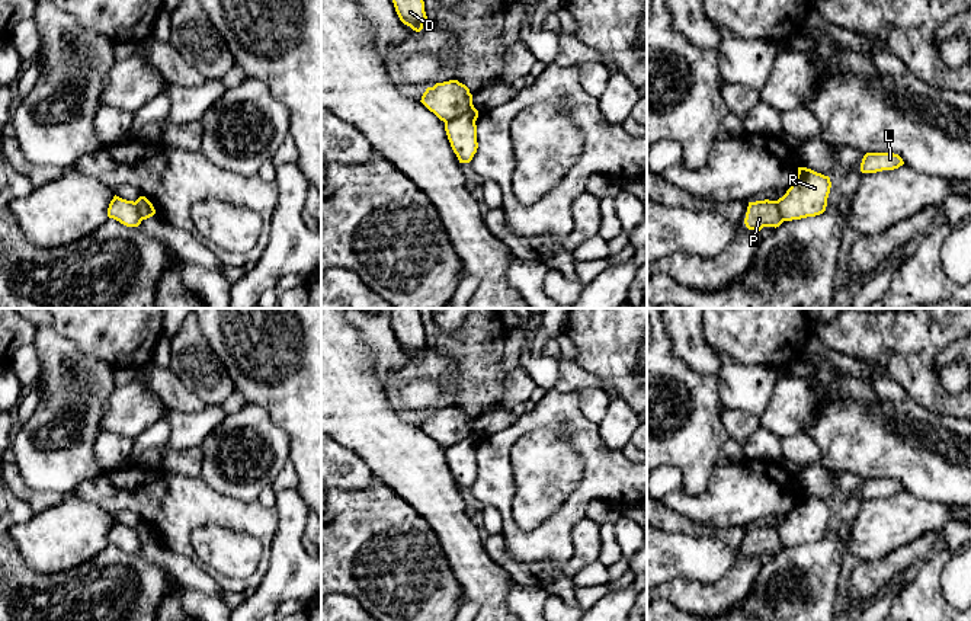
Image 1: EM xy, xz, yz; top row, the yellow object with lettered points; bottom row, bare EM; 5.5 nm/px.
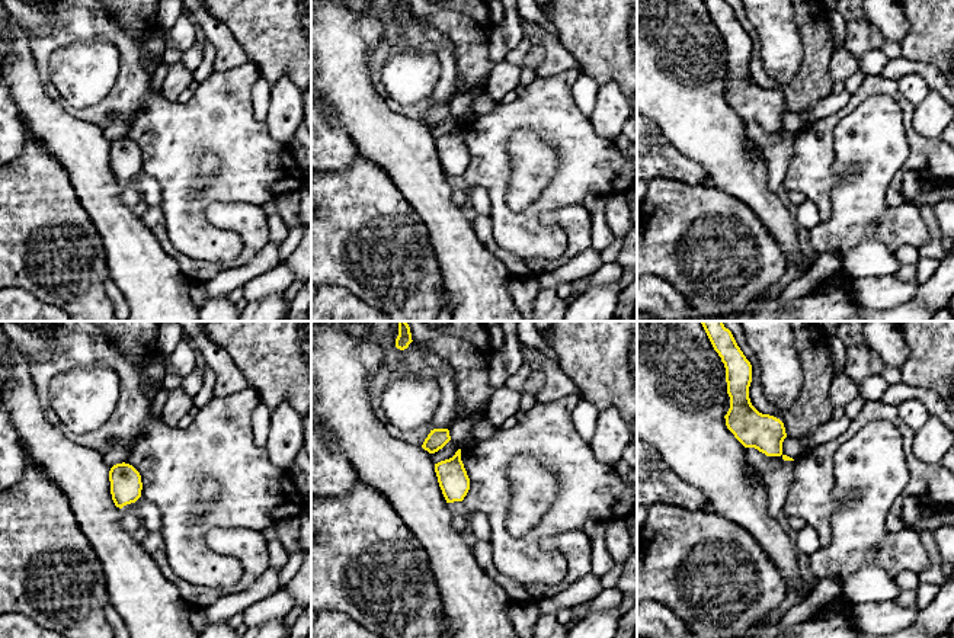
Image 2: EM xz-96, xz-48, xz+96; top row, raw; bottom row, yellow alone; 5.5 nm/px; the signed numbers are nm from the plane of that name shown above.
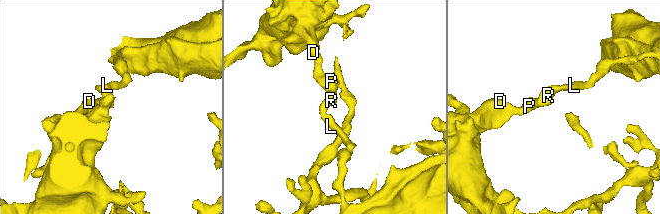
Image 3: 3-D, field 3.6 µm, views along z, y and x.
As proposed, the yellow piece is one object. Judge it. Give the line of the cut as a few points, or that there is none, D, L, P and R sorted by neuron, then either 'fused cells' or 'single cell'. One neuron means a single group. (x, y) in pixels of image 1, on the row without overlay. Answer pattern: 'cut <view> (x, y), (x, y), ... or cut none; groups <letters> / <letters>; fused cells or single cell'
cut xz (473, 432), (445, 450); groups D P / L R; fused cells

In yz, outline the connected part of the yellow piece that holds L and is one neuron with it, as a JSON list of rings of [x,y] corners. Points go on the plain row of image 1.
[[[866,478],[861,489],[861,497],[877,499],[882,496],[894,496],[903,490],[903,484],[894,478]]]

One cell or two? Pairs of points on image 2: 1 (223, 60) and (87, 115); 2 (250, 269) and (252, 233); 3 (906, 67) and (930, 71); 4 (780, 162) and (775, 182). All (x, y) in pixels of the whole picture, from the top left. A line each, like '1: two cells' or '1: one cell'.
1: two cells
2: two cells
3: one cell
4: one cell

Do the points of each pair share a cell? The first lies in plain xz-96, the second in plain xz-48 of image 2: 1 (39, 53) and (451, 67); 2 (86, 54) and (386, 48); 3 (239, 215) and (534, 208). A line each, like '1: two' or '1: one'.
1: one
2: two
3: two

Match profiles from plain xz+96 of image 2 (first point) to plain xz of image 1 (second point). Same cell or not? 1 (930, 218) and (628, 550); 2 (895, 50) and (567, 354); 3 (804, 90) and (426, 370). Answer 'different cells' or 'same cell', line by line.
1: different cells
2: same cell
3: different cells

